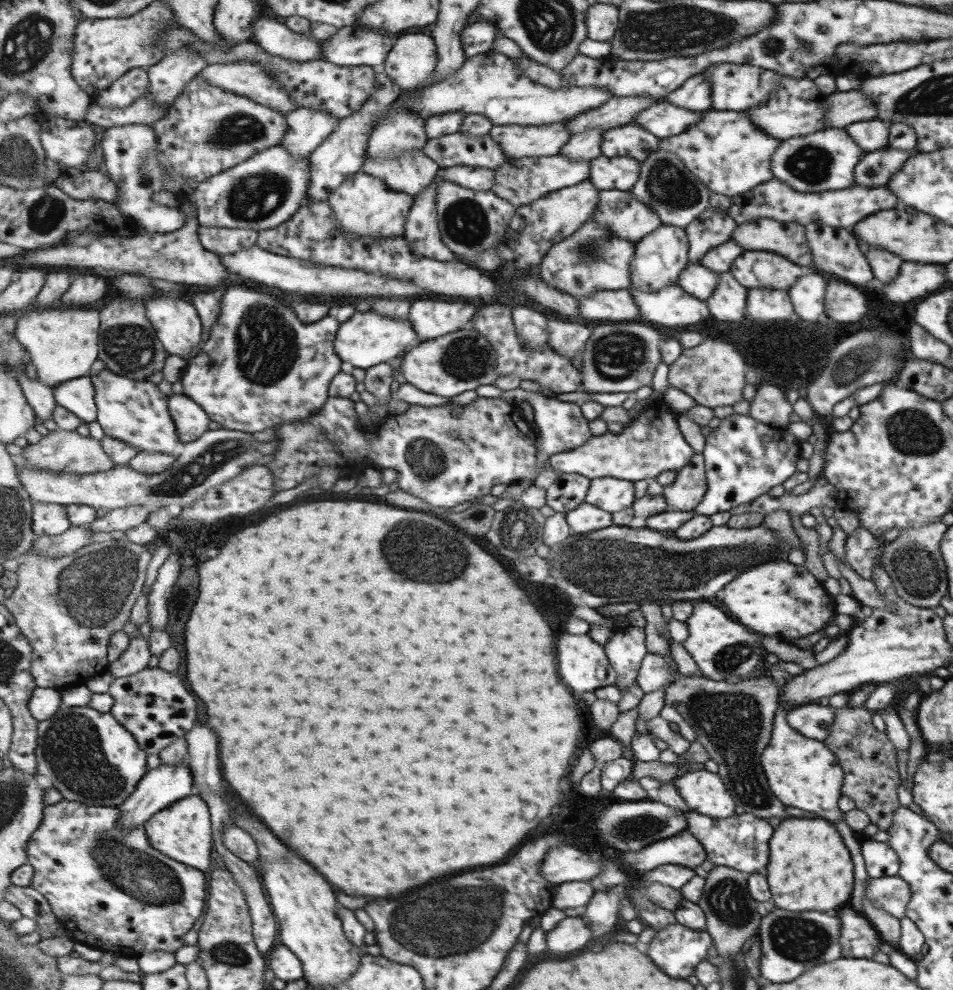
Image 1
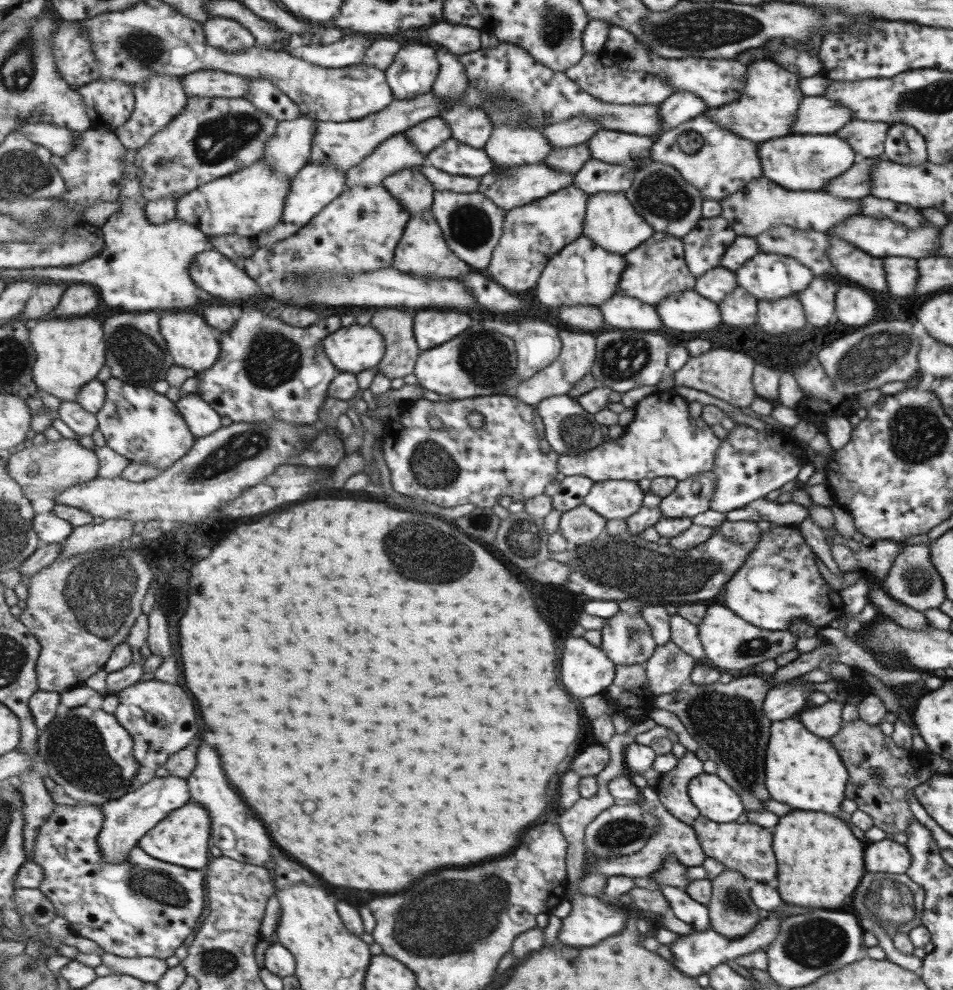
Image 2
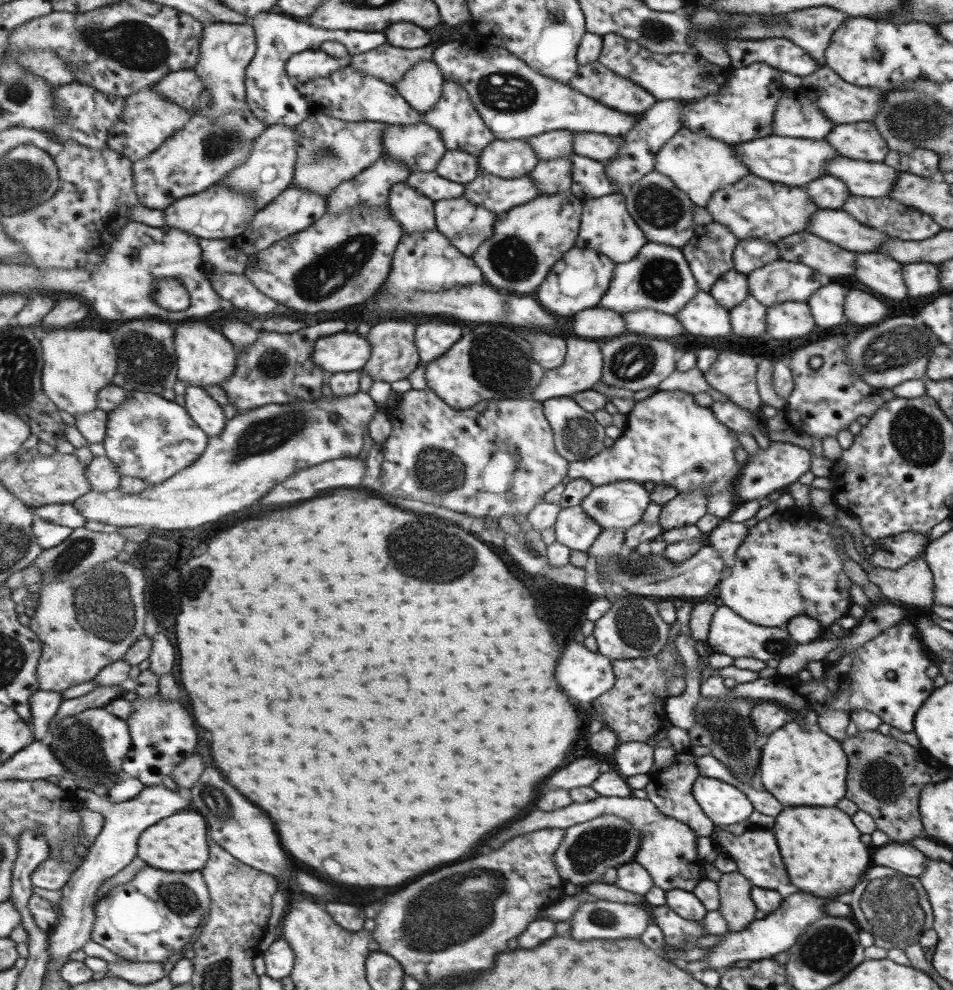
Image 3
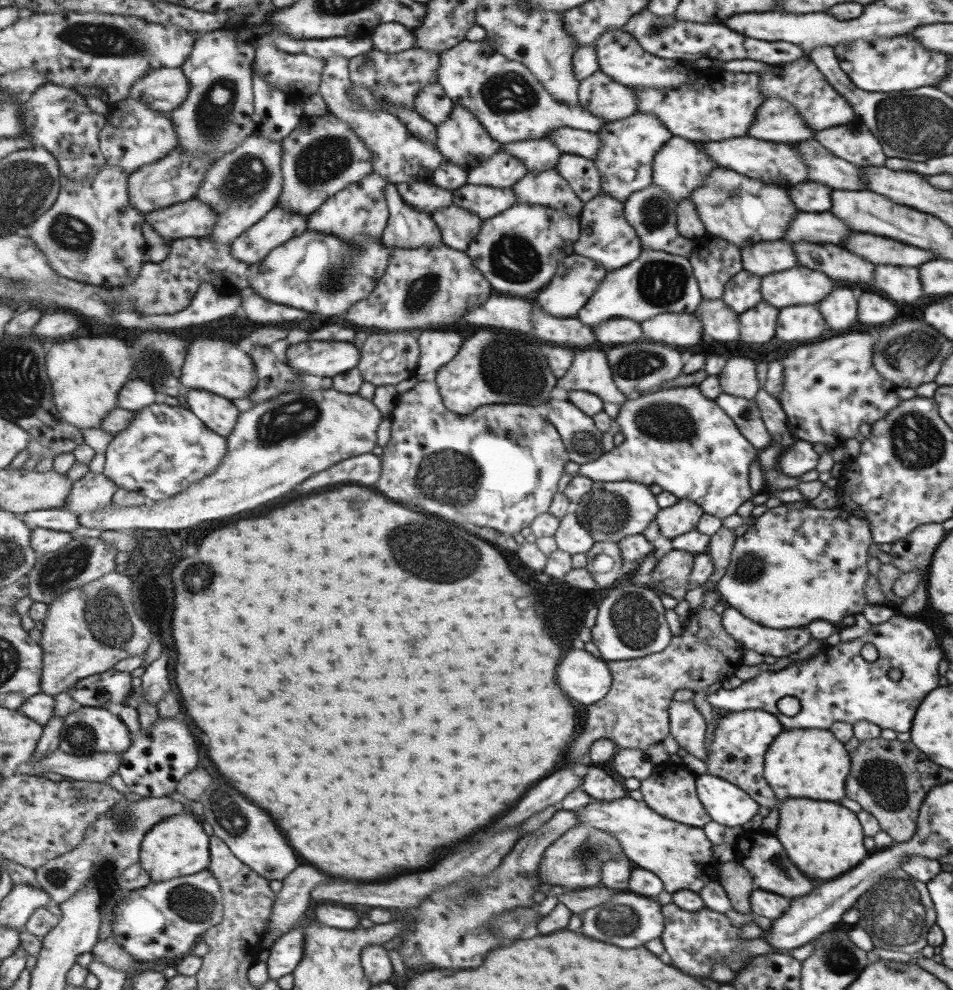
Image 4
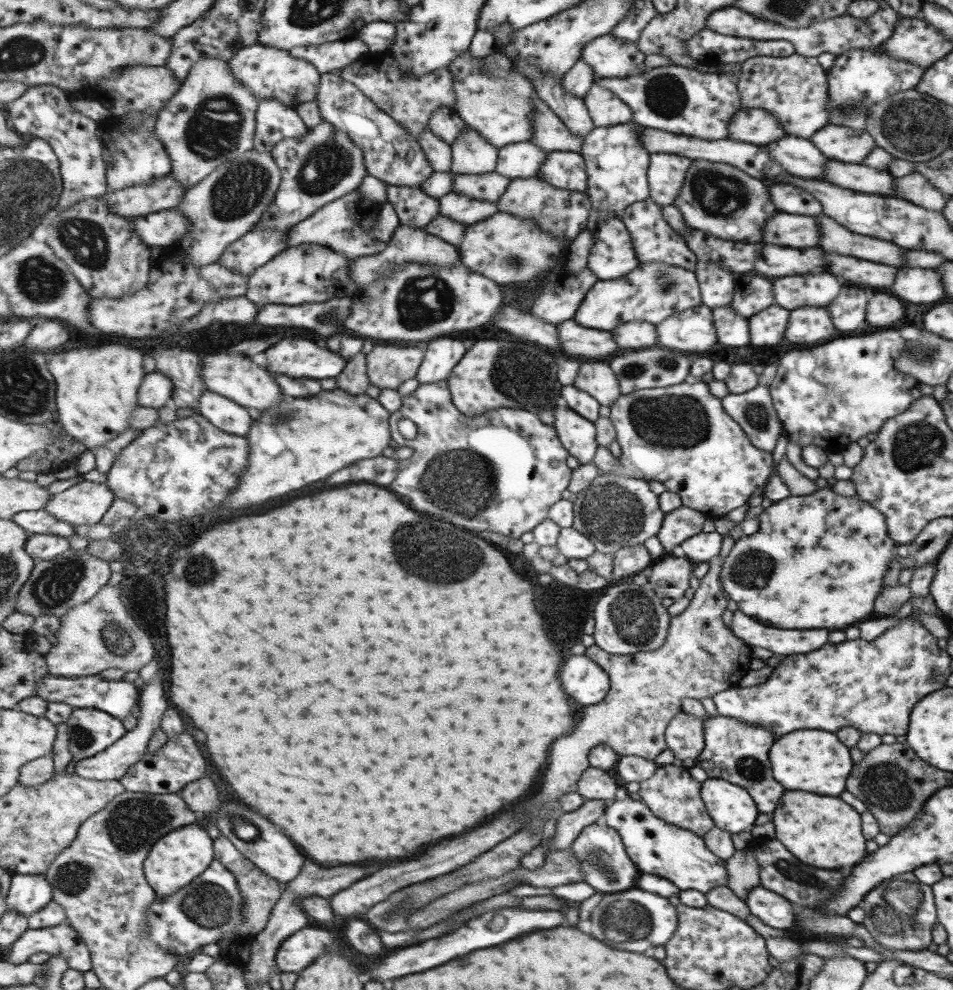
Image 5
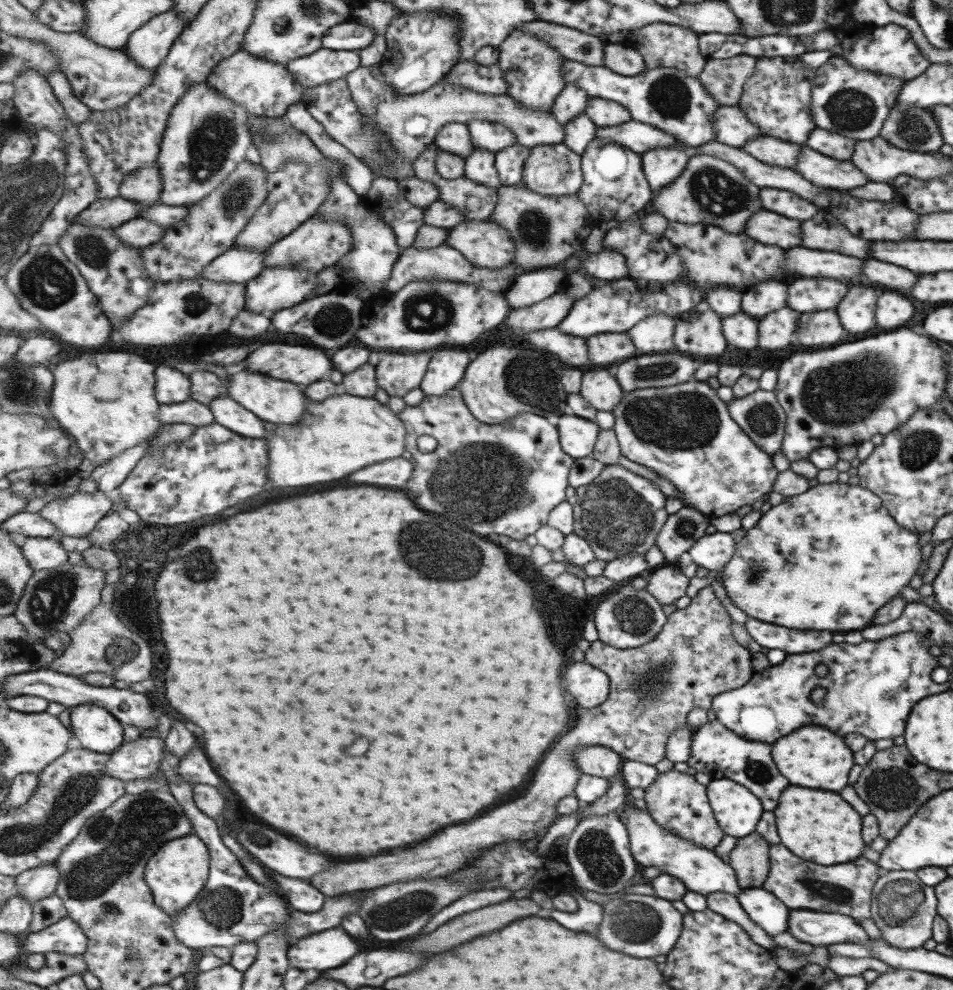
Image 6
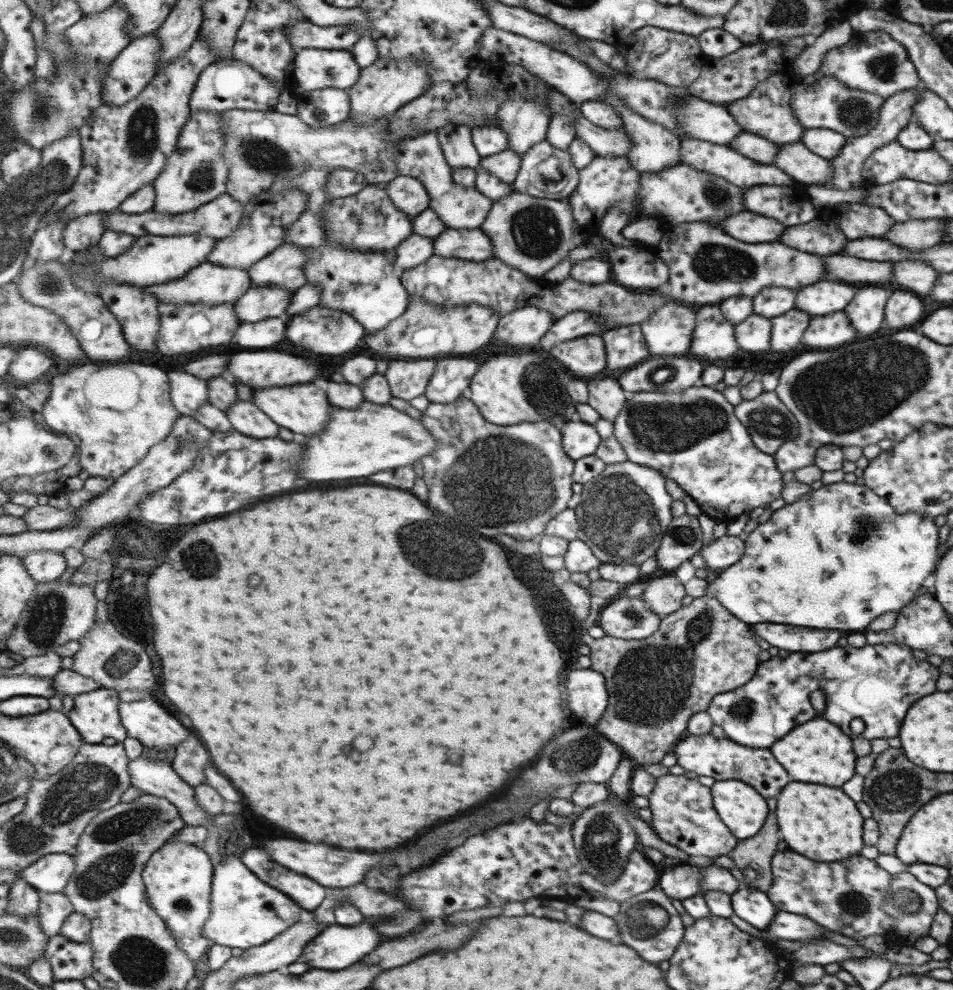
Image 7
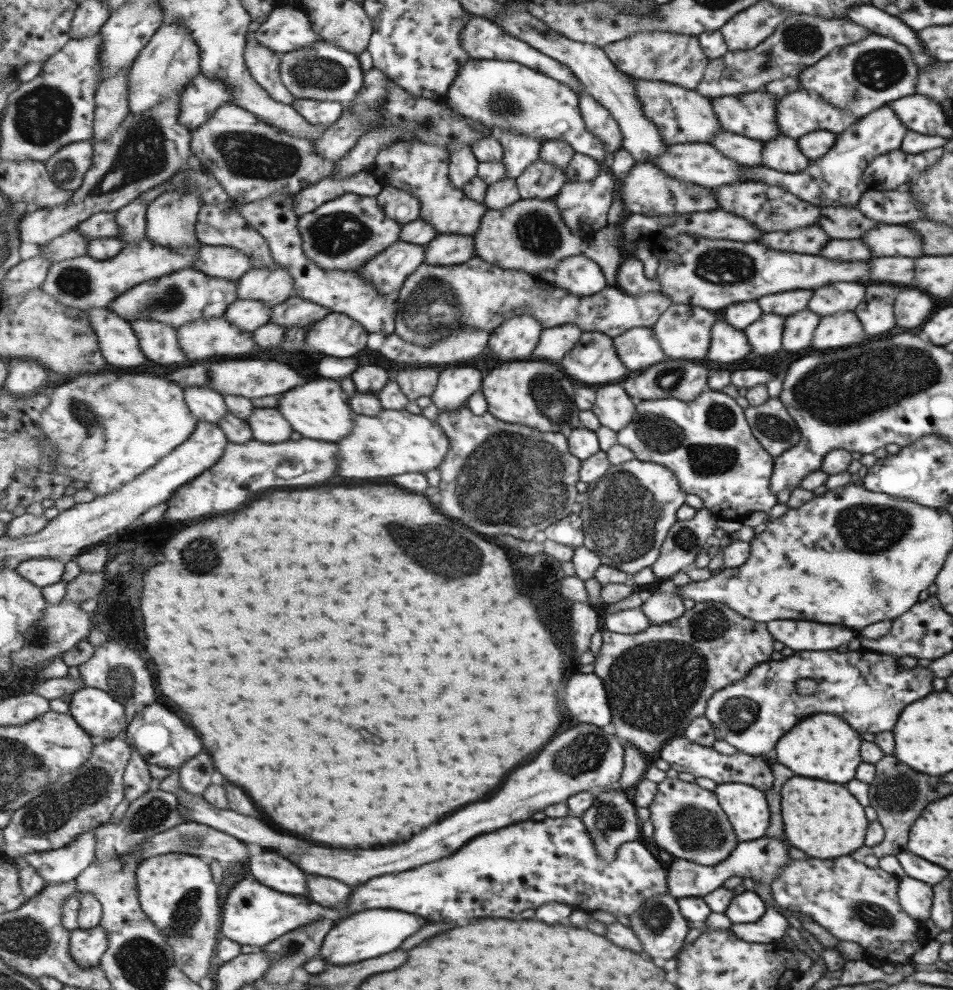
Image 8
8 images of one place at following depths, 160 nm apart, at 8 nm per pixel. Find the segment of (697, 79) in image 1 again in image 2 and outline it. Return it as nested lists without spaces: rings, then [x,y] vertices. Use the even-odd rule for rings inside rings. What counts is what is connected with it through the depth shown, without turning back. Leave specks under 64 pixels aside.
[[[677,91],[664,103],[660,104],[660,116],[663,116],[663,133],[669,132],[678,126],[681,126],[688,120],[697,118],[707,109],[705,103],[697,98],[694,92]]]

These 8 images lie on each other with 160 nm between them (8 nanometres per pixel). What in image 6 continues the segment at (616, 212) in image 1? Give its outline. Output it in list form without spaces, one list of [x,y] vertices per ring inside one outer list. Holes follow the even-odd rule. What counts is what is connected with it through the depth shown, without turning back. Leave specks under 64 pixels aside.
[[[612,248],[587,255],[583,260],[581,270],[601,283],[625,279],[630,276],[628,260]]]

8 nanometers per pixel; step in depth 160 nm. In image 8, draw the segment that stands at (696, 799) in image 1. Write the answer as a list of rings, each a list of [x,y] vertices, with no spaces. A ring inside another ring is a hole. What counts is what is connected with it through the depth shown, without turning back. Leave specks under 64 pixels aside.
[[[723,782],[717,784],[713,792],[739,842],[763,837],[769,824],[769,810],[761,790],[753,785]]]

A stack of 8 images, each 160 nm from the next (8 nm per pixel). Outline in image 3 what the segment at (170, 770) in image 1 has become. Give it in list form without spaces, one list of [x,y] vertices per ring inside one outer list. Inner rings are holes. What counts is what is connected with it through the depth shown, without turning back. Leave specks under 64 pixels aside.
[[[164,785],[145,787],[145,790],[135,798],[125,802],[113,802],[105,794],[89,791],[87,788],[77,789],[77,798],[81,800],[82,806],[89,810],[99,812],[105,819],[101,832],[96,837],[93,845],[89,848],[87,855],[80,867],[72,874],[72,880],[62,890],[60,901],[61,922],[49,933],[50,963],[48,964],[51,973],[60,972],[63,965],[69,962],[71,954],[82,950],[92,940],[91,933],[95,929],[95,907],[97,907],[97,896],[95,890],[101,888],[101,884],[117,872],[121,872],[125,866],[129,866],[138,856],[138,840],[141,834],[157,824],[160,820],[173,816],[179,811],[192,808],[191,797],[183,789],[170,790]]]

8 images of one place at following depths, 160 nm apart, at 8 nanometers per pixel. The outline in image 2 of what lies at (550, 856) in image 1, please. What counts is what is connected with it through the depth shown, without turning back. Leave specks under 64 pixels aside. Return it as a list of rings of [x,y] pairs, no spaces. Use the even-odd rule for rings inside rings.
[[[647,785],[642,789],[642,803],[647,806],[648,811],[654,814],[656,820],[659,821],[660,827],[651,835],[648,843],[639,851],[633,854],[618,856],[617,858],[603,858],[598,860],[591,867],[586,865],[584,868],[584,876],[590,874],[603,874],[603,876],[628,876],[628,877],[650,877],[655,871],[659,870],[667,857],[677,857],[679,862],[685,866],[694,867],[699,866],[706,858],[704,852],[701,850],[697,840],[696,830],[686,822],[679,820],[673,816],[660,801],[659,793]]]

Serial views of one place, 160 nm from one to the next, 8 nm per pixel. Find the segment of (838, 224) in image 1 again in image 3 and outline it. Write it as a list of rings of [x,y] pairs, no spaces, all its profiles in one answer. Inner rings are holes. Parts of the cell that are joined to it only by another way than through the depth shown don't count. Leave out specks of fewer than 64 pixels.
[[[749,174],[739,182],[713,193],[703,207],[711,215],[712,223],[729,228],[738,241],[751,236],[775,243],[779,238],[803,230],[809,216],[817,210],[817,206],[811,204],[805,192],[799,188],[773,184]]]

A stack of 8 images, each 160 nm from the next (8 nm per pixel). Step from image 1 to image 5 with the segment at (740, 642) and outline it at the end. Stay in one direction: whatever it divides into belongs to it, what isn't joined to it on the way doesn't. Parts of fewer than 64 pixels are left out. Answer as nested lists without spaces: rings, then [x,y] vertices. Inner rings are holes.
[[[740,610],[732,612],[731,628],[733,632],[747,644],[765,648],[773,654],[805,654],[817,650],[827,642],[825,630],[807,630],[807,632],[793,632],[793,630],[779,630],[757,624]]]

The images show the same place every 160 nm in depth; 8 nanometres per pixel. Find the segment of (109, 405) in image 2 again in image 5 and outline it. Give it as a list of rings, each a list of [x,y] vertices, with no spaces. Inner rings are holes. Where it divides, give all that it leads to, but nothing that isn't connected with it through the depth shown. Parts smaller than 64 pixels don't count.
[[[200,412],[173,423],[158,420],[151,428],[143,430],[137,441],[127,446],[107,476],[107,485],[118,498],[135,504],[155,520],[179,522],[183,516],[197,516],[221,504],[233,488],[237,488],[241,474],[250,465],[249,440],[243,436],[224,432]]]

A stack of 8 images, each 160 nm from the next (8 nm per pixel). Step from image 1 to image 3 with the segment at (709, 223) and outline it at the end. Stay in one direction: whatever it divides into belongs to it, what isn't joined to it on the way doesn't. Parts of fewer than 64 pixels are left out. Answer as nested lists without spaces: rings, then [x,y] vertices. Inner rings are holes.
[[[721,224],[696,227],[696,235],[682,251],[696,276],[699,290],[707,293],[712,283],[732,268],[732,252],[737,241]]]

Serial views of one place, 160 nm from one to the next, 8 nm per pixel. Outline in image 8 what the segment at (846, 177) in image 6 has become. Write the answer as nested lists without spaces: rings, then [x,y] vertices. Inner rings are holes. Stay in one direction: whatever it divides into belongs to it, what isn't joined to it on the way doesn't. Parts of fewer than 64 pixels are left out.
[[[777,136],[763,144],[761,166],[773,168],[777,172],[799,172],[809,164],[809,160],[797,150],[795,140],[787,136]]]

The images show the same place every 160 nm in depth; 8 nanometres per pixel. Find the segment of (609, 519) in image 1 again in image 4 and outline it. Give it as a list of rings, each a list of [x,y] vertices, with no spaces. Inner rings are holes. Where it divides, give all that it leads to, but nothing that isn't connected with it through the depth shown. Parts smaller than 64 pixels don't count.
[[[574,510],[560,522],[555,540],[557,548],[569,554],[587,554],[596,543],[592,532],[584,528]]]

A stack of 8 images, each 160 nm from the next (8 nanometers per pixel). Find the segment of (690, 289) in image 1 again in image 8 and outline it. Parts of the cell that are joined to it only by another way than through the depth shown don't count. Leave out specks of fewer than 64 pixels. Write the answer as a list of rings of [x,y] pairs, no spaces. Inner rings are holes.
[[[789,290],[789,292],[775,292],[760,296],[761,300],[757,299],[756,302],[761,312],[765,314],[773,312],[773,314],[789,316],[803,310],[807,306],[809,296],[811,296],[811,290]]]

